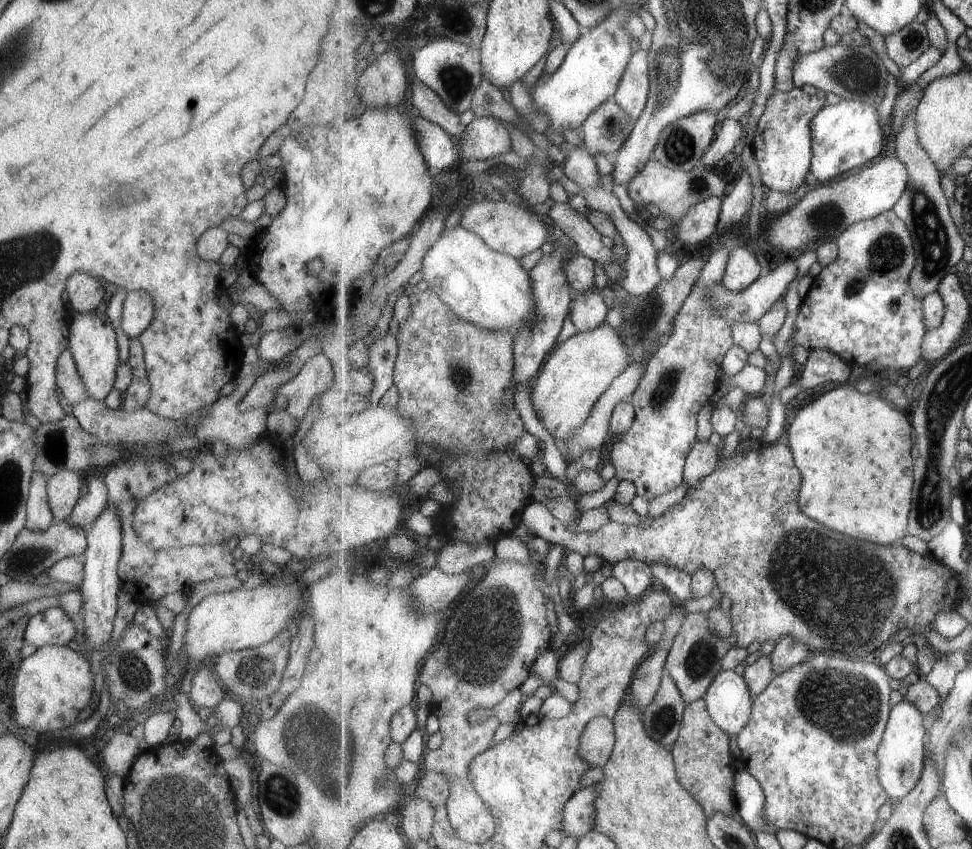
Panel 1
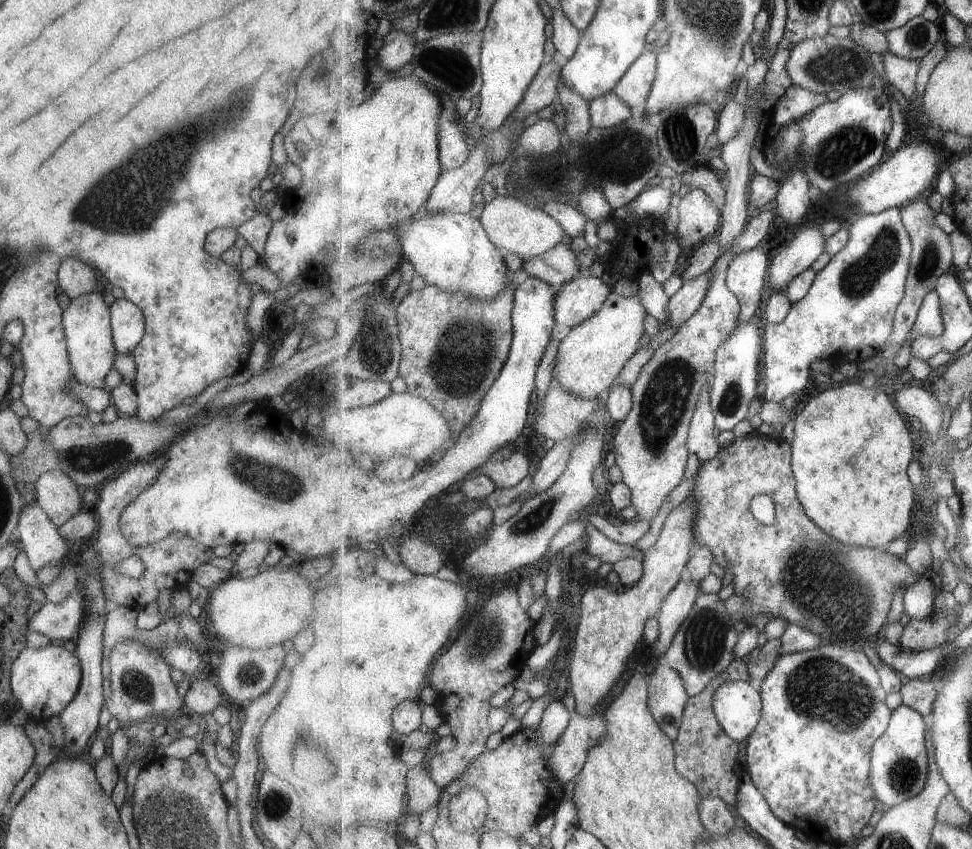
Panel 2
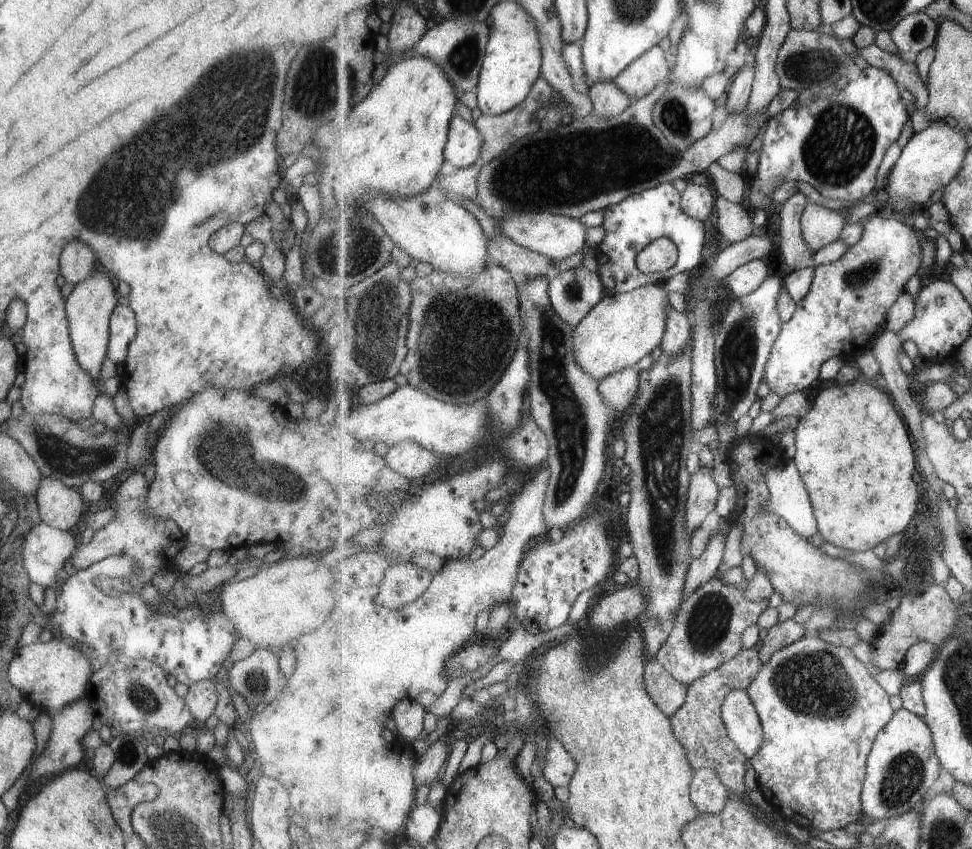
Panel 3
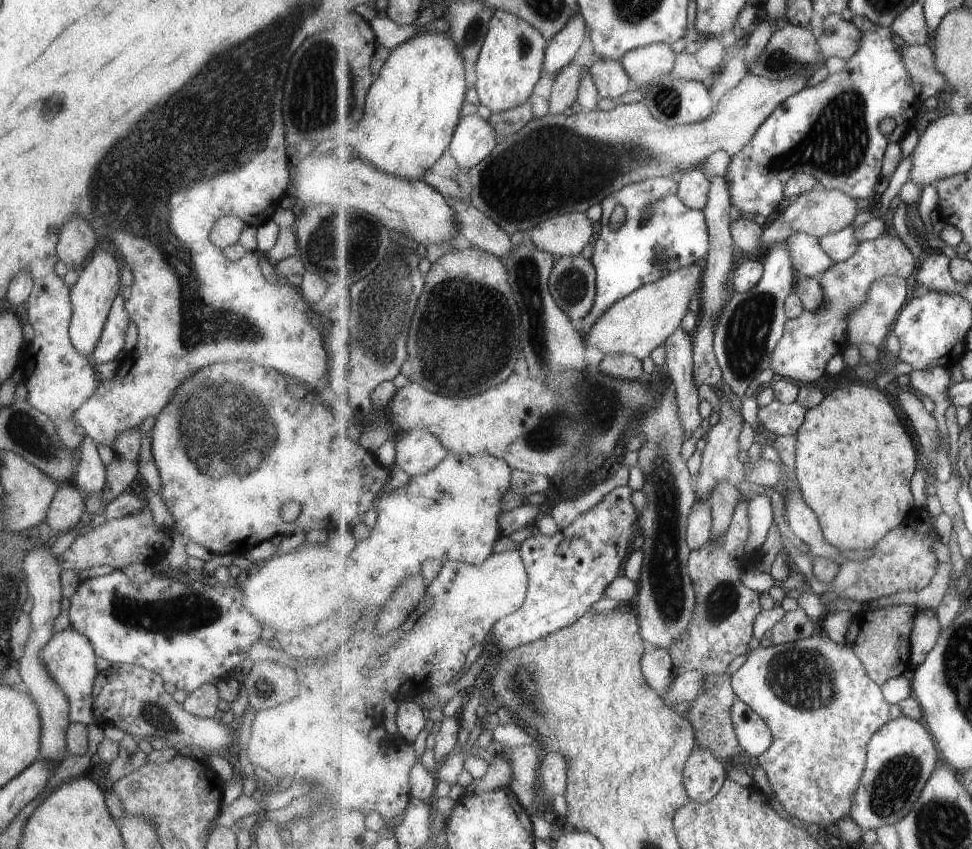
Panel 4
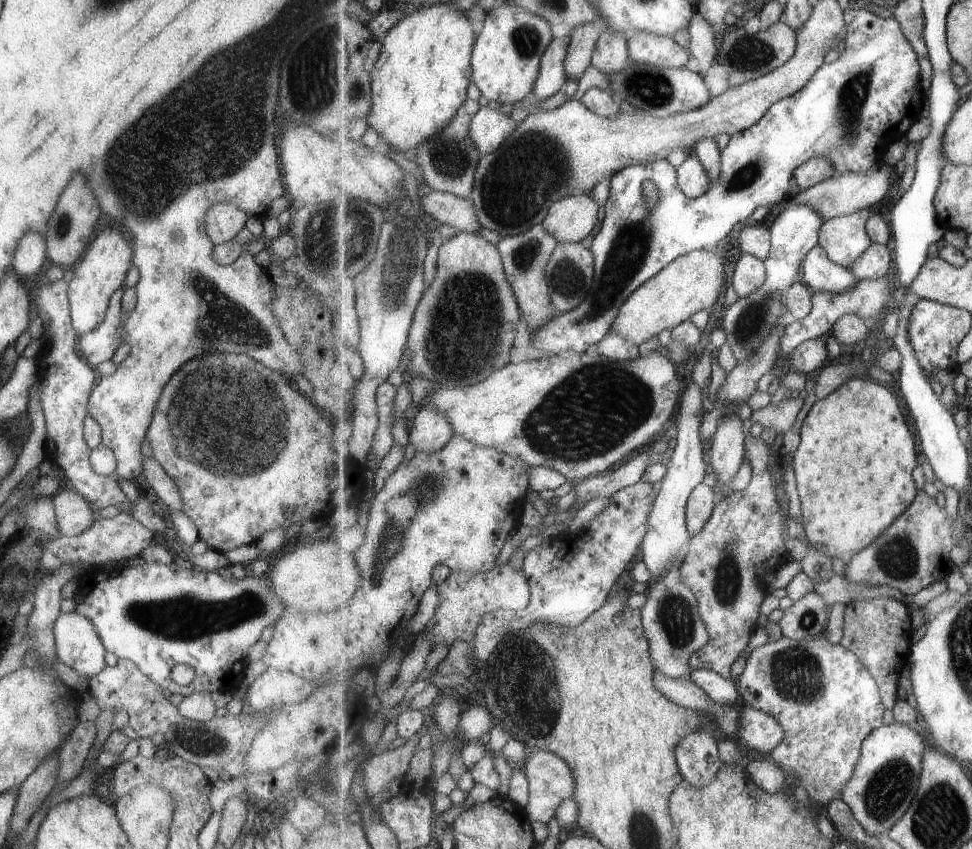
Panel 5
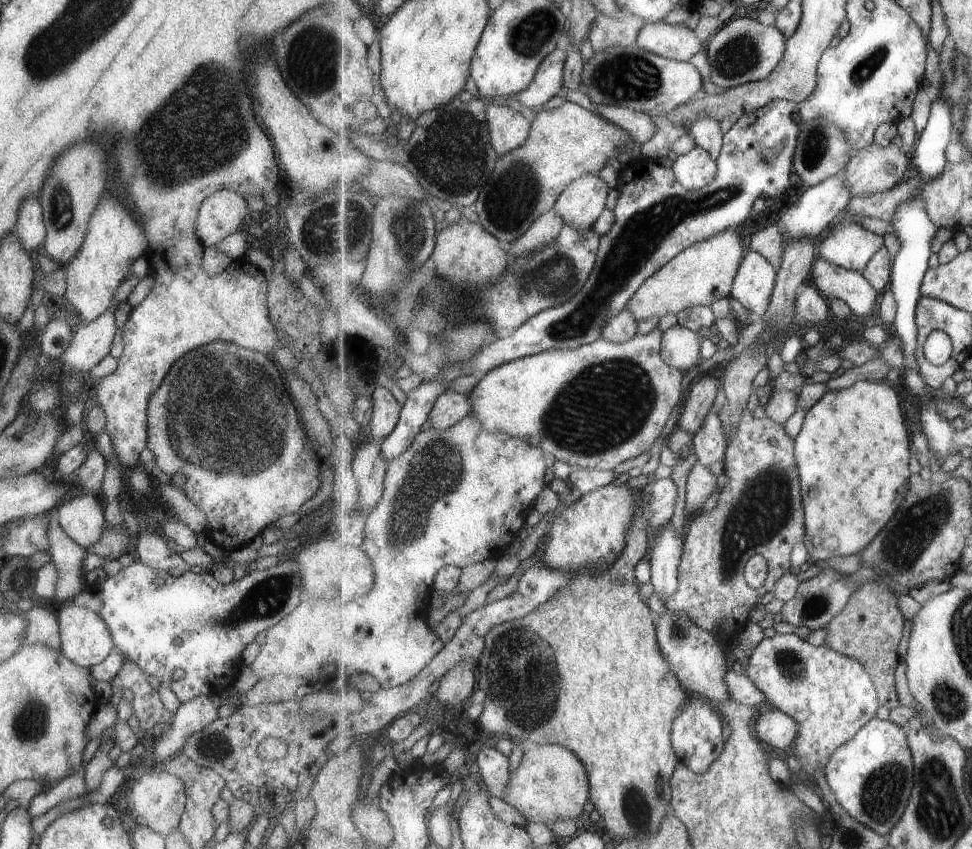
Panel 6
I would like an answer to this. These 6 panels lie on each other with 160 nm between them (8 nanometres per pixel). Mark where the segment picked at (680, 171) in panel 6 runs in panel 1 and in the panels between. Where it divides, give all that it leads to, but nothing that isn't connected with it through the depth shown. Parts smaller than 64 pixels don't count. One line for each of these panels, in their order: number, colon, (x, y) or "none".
1: (702, 220)
2: (700, 217)
3: (698, 201)
4: (693, 188)
5: (692, 176)

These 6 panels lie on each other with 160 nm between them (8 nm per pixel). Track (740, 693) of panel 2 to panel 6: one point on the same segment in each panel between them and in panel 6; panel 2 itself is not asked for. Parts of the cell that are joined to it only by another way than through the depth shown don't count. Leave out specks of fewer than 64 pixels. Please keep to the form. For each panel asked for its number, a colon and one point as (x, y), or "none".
3: (739, 712)
4: (755, 736)
5: (760, 732)
6: (775, 728)

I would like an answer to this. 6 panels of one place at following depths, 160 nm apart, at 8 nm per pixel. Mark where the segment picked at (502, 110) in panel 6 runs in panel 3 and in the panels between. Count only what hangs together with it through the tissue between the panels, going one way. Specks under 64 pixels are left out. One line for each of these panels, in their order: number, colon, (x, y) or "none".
3: (465, 141)
4: (475, 138)
5: (489, 129)

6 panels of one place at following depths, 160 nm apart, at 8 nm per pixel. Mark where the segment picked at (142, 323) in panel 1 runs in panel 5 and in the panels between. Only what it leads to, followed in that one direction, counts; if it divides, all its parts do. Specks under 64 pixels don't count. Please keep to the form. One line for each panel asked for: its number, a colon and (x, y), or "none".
2: (126, 319)
3: (122, 326)
4: (110, 342)
5: (96, 346)

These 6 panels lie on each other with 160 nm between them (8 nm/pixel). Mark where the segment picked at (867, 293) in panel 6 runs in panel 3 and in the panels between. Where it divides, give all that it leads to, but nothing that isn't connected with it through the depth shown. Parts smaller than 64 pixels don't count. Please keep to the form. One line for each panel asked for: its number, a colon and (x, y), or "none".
3: (797, 254)
4: (809, 259)
5: (819, 272)

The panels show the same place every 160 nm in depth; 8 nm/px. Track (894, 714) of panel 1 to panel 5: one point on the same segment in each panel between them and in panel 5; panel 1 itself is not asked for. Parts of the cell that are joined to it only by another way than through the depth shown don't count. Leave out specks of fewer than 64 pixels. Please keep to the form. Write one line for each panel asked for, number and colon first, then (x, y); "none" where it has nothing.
2: (900, 769)
3: (903, 767)
4: (903, 755)
5: (887, 777)

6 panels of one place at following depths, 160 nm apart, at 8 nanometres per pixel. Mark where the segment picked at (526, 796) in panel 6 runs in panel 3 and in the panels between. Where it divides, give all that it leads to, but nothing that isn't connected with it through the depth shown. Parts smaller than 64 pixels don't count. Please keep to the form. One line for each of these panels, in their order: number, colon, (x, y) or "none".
3: (561, 765)
4: (554, 767)
5: (551, 781)

